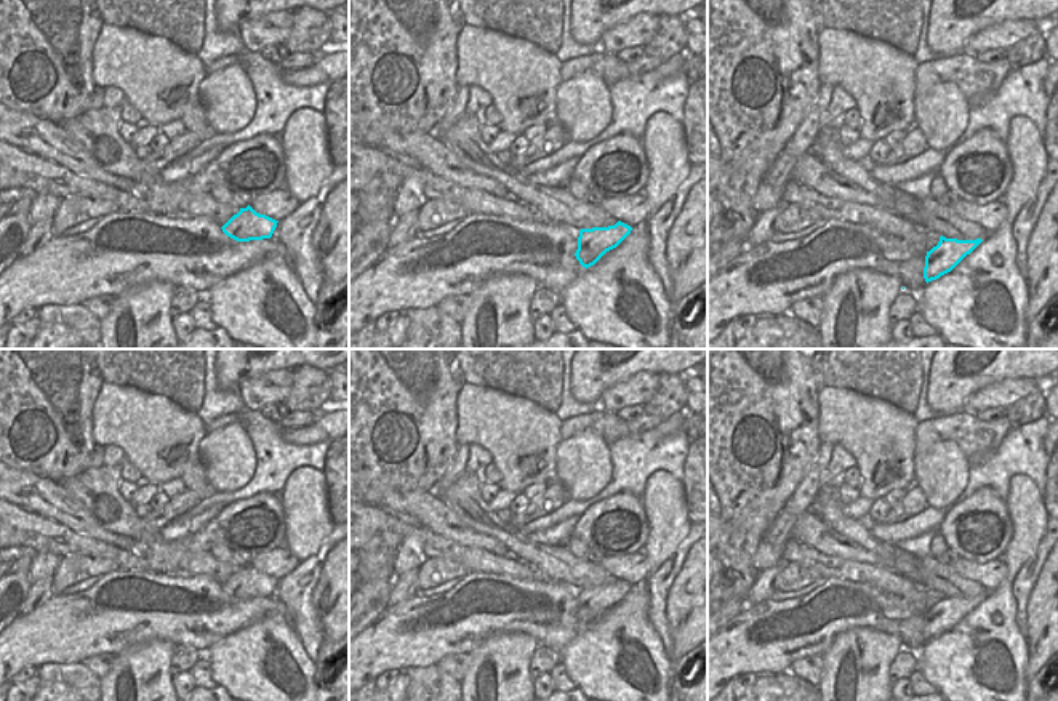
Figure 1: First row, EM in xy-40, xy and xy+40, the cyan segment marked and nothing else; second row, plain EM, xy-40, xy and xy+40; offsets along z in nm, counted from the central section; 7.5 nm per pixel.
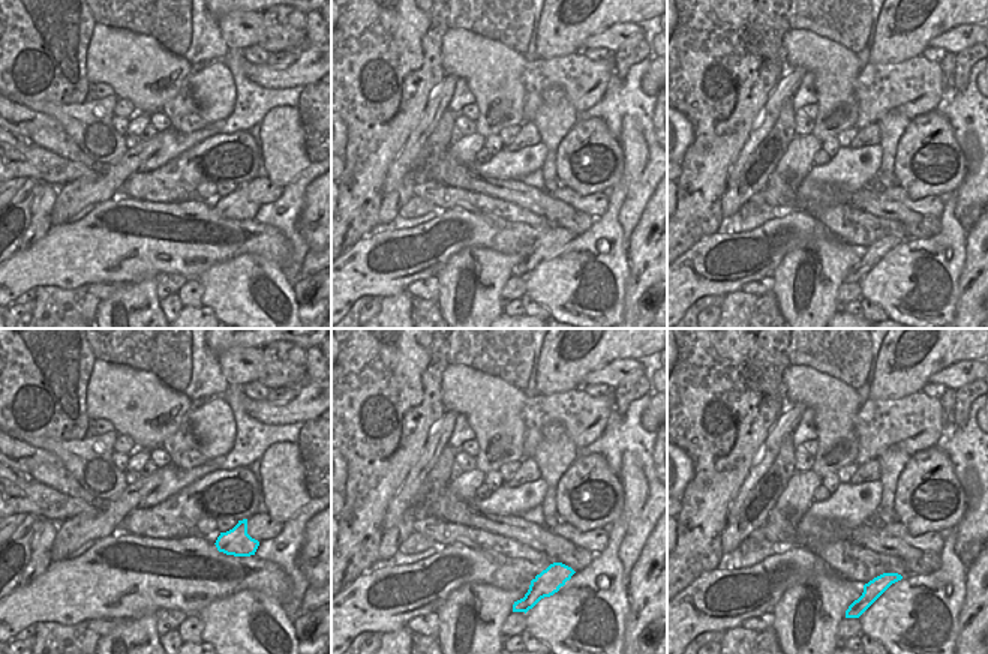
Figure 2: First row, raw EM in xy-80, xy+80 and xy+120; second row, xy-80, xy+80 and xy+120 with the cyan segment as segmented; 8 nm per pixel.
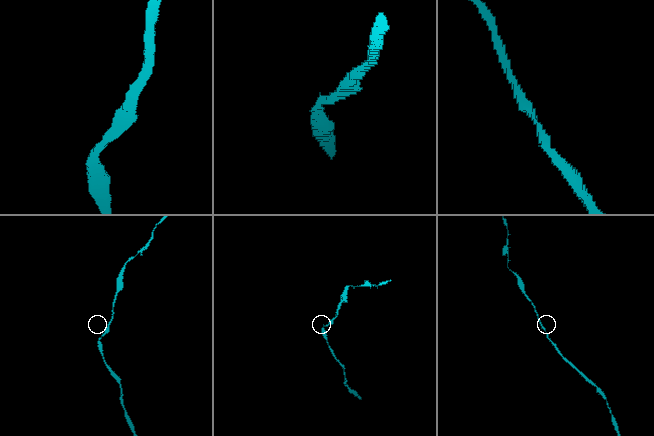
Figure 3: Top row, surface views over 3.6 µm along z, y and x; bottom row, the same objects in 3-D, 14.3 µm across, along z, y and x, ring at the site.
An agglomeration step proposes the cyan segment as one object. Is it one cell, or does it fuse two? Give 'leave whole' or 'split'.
leave whole

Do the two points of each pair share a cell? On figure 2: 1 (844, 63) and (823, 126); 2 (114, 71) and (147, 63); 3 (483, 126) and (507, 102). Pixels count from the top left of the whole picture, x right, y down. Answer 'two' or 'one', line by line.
1: one
2: one
3: one

